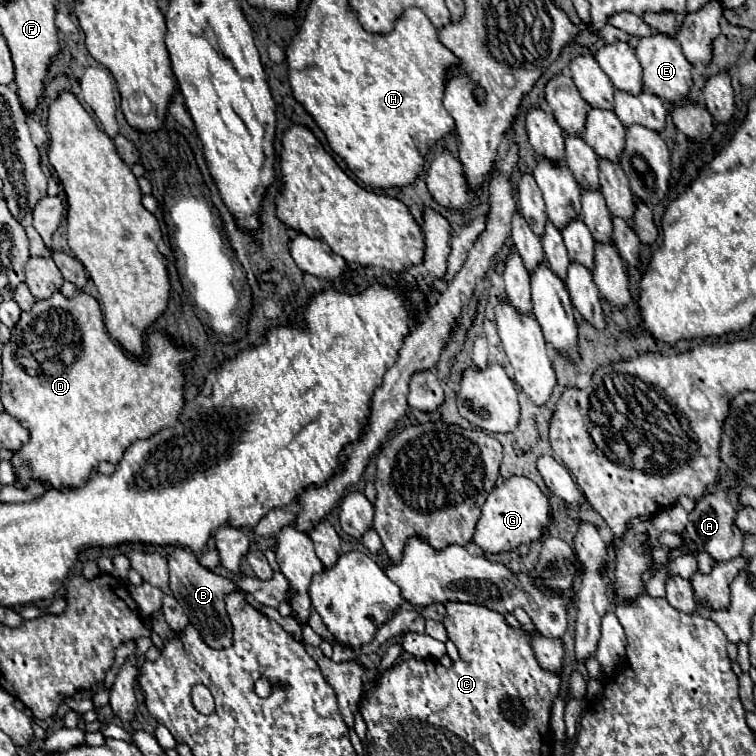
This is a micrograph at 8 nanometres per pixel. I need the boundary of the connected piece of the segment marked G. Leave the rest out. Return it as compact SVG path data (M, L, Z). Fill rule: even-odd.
M511 477L495 485L489 499L481 507L481 517L475 525L473 541L485 555L515 551L519 545L527 545L531 541L541 539L541 527L549 521L549 499L541 493L541 489L527 477Z

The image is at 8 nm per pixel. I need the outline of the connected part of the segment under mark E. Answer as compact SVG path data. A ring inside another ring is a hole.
M655 33L653 37L643 37L643 39L639 39L639 43L635 47L635 55L643 67L643 87L649 93L653 93L673 105L687 99L689 89L693 85L691 65L685 59L685 55L681 53L681 45L677 45L675 39L661 35L661 33Z

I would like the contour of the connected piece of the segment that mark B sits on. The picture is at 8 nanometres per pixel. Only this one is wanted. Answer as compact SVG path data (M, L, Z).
M175 547L175 551L169 555L169 587L173 597L179 601L179 605L185 609L189 623L199 631L201 639L213 647L213 649L227 649L231 647L233 627L229 621L229 615L225 611L225 597L233 591L243 593L231 579L221 577L205 567L199 565L195 555L183 547Z

